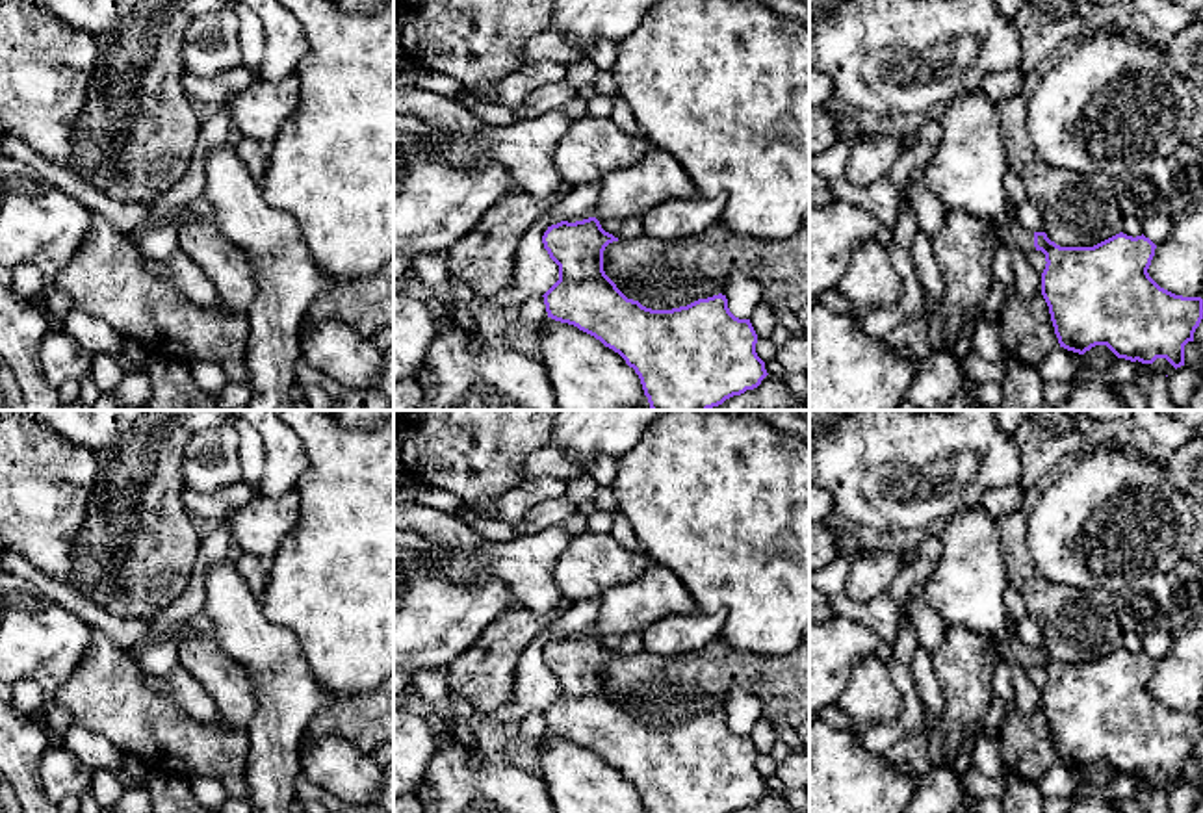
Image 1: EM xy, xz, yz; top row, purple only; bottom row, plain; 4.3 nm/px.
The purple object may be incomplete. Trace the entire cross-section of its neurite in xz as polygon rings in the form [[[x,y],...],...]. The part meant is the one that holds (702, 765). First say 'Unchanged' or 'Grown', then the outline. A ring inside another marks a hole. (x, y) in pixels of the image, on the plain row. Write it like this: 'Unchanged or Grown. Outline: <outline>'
Grown. Outline: [[[653,564],[633,581],[602,594],[602,611],[592,633],[561,637],[542,652],[544,665],[559,681],[559,696],[542,711],[548,733],[574,741],[618,768],[639,791],[646,813],[733,813],[757,804],[769,791],[756,768],[757,750],[750,735],[735,733],[726,711],[672,726],[652,726],[627,715],[603,687],[603,666],[618,657],[602,644],[603,637],[642,635],[665,616],[694,613],[698,603],[678,575]]]

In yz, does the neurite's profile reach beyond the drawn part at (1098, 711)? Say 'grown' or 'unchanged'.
grown

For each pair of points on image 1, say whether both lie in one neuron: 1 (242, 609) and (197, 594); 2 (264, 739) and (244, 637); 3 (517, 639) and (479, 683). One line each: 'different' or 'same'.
1: different
2: same
3: same

